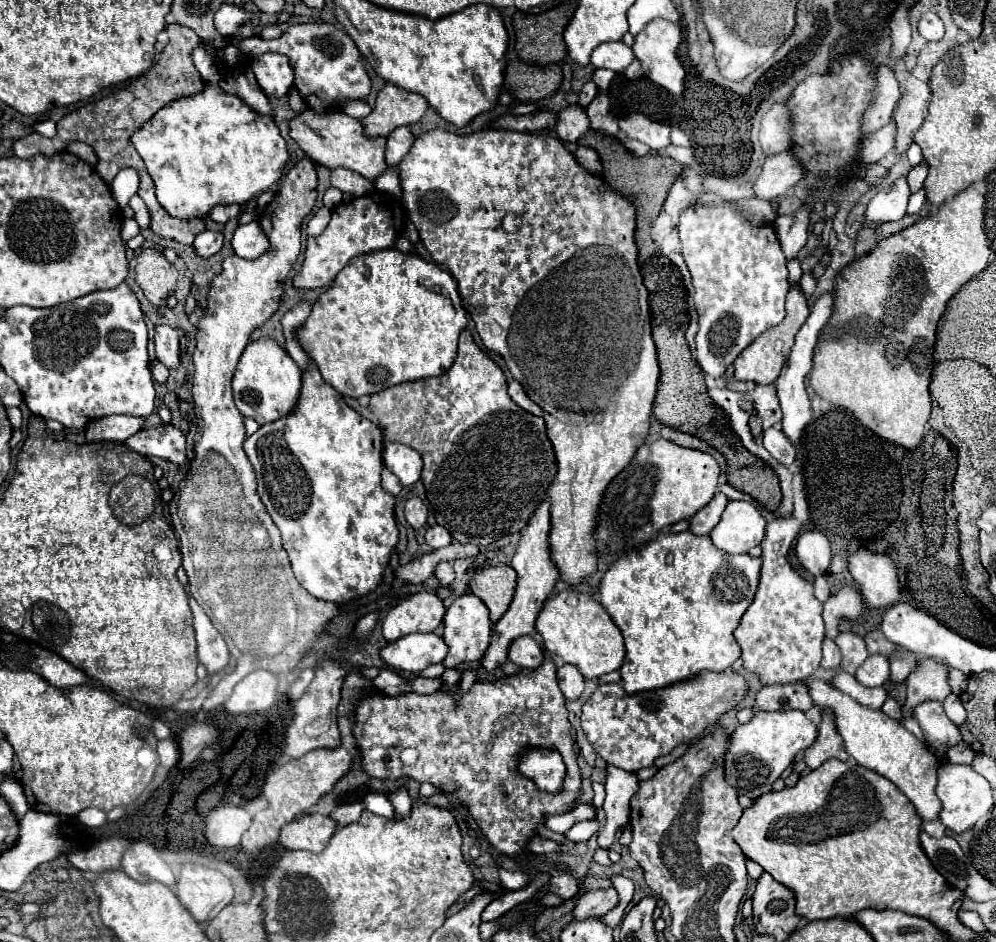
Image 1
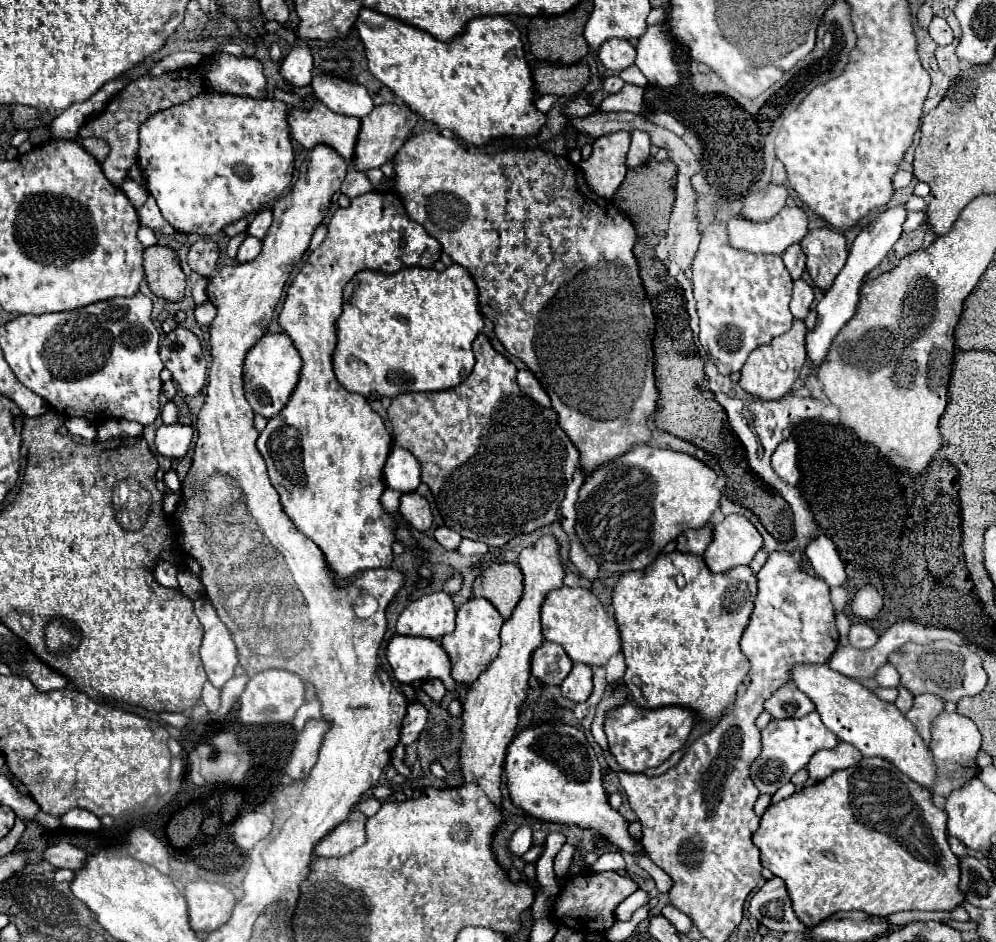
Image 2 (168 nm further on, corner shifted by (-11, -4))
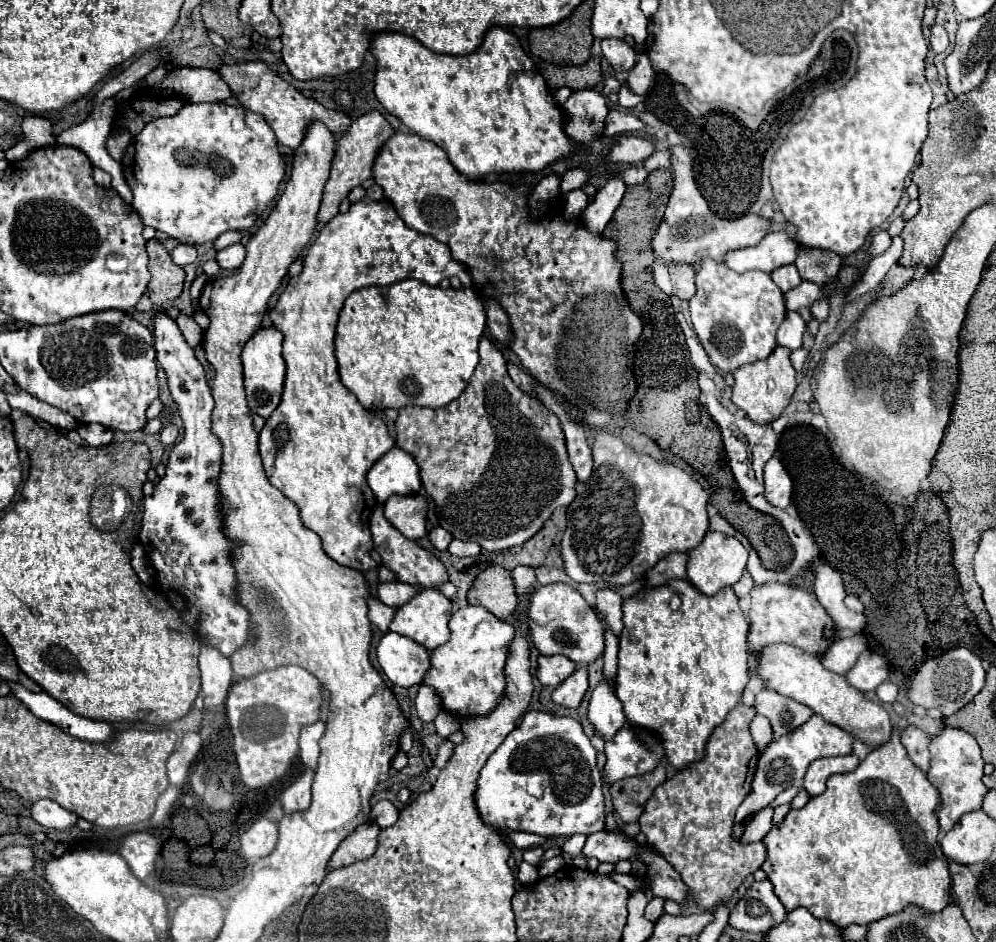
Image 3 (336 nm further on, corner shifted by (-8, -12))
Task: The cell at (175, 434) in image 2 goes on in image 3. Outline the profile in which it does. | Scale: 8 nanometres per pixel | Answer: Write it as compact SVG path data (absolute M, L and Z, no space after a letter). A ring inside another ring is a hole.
M167 423L167 425L161 429L161 433L159 433L161 443L163 443L163 445L167 445L167 447L177 443L177 435L179 435L179 429L177 429L173 423Z

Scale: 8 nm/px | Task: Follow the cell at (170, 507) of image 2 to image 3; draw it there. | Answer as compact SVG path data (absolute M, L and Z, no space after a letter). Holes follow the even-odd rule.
M163 311L155 315L153 337L157 361L167 375L171 397L185 423L185 437L173 447L167 473L155 485L153 495L145 497L139 539L157 571L161 589L169 591L165 593L167 599L199 635L207 635L229 657L247 641L249 613L235 601L235 571L229 561L233 543L225 537L219 521L219 491L215 481L221 469L221 443L211 433L213 397L195 351L181 335L177 323Z

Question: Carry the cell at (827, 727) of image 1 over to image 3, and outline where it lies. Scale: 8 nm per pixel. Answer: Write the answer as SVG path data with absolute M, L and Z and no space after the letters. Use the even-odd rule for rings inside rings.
M849 753L843 757L825 757L825 759L817 759L809 765L807 775L805 775L805 789L809 791L811 797L821 795L825 791L825 783L831 775L835 773L849 773L855 771L859 765L857 755Z

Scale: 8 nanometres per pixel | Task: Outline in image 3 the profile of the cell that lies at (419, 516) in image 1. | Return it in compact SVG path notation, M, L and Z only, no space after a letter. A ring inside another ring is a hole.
M393 495L385 503L385 517L407 539L419 539L427 535L425 513L427 513L427 503L419 495L407 495L407 497Z

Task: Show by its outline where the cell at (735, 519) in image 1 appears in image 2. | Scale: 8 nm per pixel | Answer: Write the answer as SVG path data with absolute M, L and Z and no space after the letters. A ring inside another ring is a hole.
M728 515L712 529L712 541L704 551L704 561L712 573L730 571L730 567L748 565L762 547L756 527L742 515Z

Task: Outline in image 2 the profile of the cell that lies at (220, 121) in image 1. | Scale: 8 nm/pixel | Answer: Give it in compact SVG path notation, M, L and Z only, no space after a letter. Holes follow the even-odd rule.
M204 91L142 123L136 165L144 175L146 191L156 199L164 219L182 233L208 237L238 219L258 213L262 205L276 199L290 185L294 171L286 115L288 109L278 99L250 99Z

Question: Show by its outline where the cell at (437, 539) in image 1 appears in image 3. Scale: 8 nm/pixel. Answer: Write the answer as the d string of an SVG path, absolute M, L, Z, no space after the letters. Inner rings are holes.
M435 527L429 531L429 541L435 545L435 549L439 551L447 551L449 543L453 541L453 537L443 529L443 527Z

